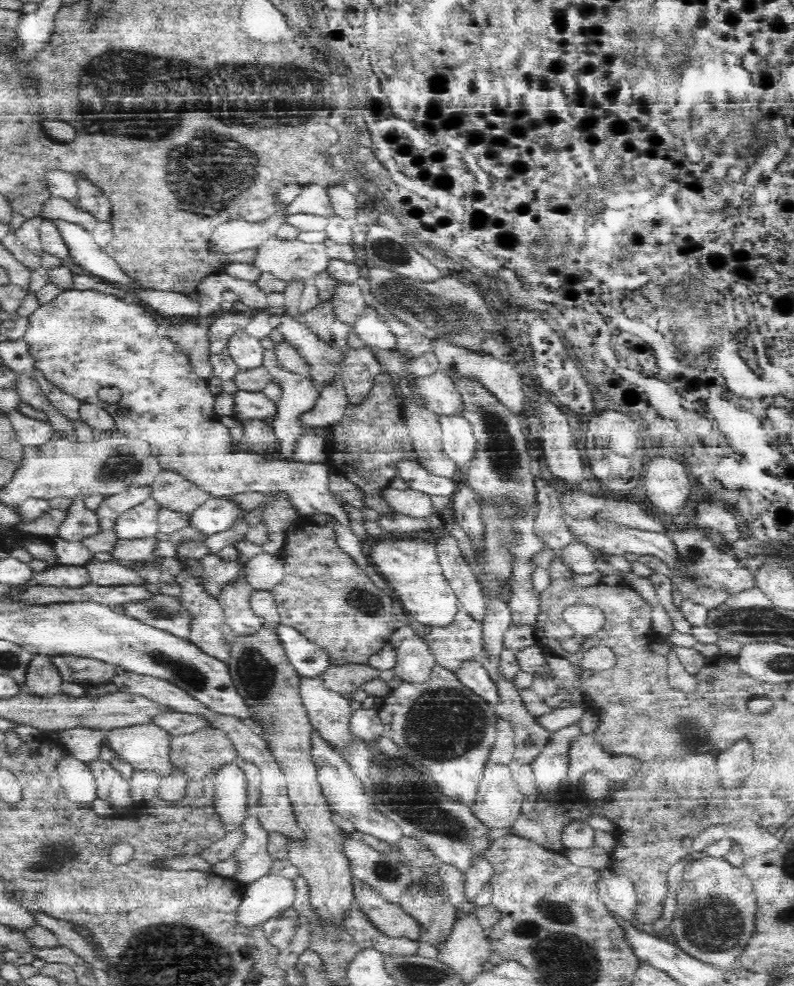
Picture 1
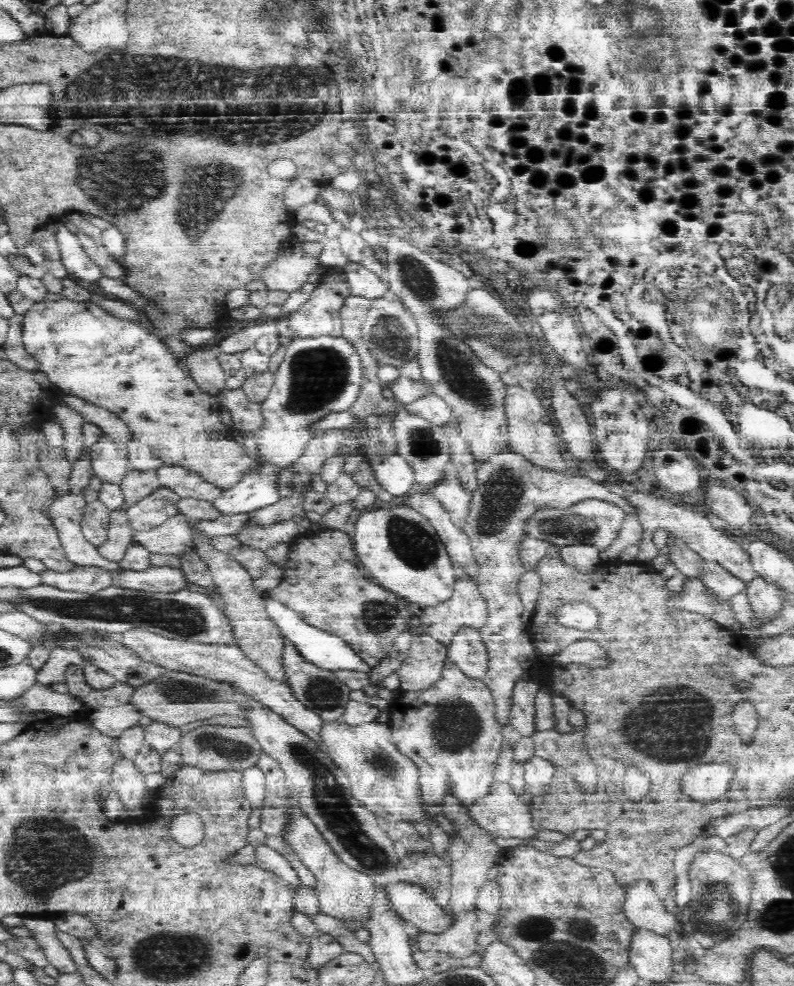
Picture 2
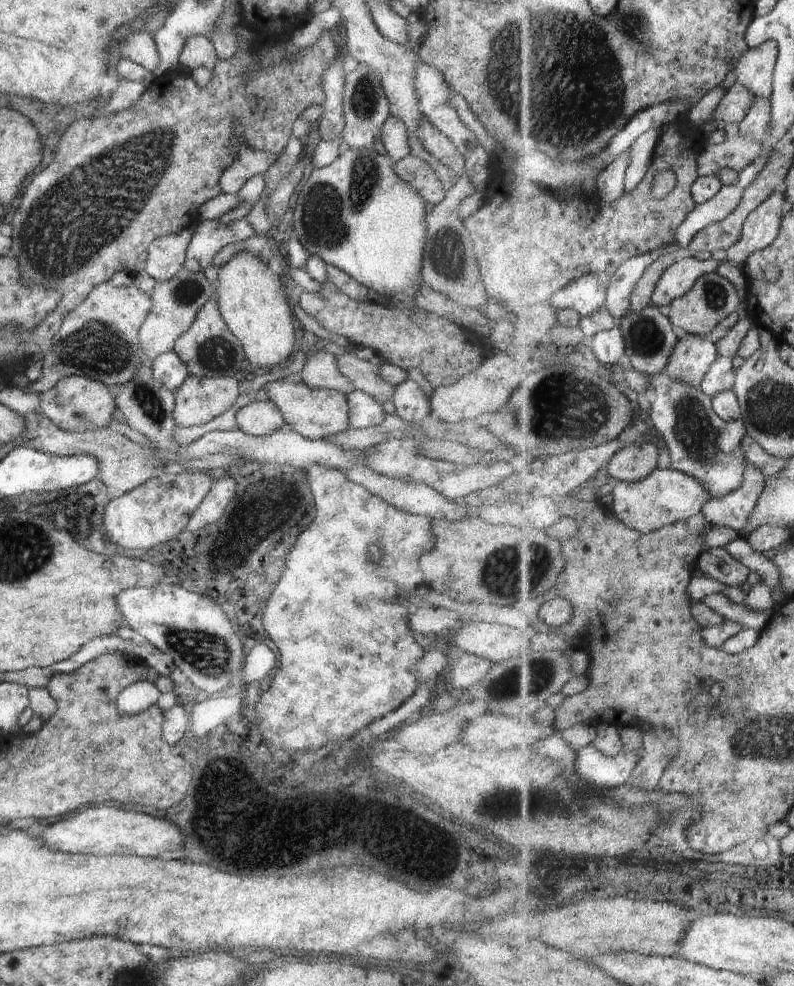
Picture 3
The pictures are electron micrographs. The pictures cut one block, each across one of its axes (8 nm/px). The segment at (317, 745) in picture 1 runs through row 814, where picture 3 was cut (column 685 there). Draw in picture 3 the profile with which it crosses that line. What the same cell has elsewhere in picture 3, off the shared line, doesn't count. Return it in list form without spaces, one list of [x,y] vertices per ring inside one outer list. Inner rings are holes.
[[[689,333],[686,339],[678,342],[674,348],[673,357],[670,358],[668,374],[672,378],[684,380],[696,388],[701,388],[710,368],[714,366],[714,362],[721,356],[718,345],[709,337],[698,336],[698,334]]]

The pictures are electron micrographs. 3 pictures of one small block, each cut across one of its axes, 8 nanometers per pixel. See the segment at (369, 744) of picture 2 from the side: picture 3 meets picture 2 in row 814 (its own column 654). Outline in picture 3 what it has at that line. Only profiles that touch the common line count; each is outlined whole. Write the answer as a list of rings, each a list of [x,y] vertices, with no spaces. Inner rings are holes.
[[[668,372],[660,374],[654,380],[654,386],[656,386],[658,400],[652,406],[652,418],[660,430],[658,434],[668,440],[665,444],[670,446],[670,452],[672,452],[670,468],[698,478],[698,482],[702,482],[710,490],[710,494],[714,494],[713,501],[725,498],[728,494],[736,492],[738,488],[742,488],[742,484],[745,482],[744,470],[746,470],[744,468],[746,456],[744,456],[742,448],[742,442],[747,432],[746,424],[743,421],[726,422],[714,409],[712,396],[706,394],[704,388],[696,388],[684,380],[672,378]]]

